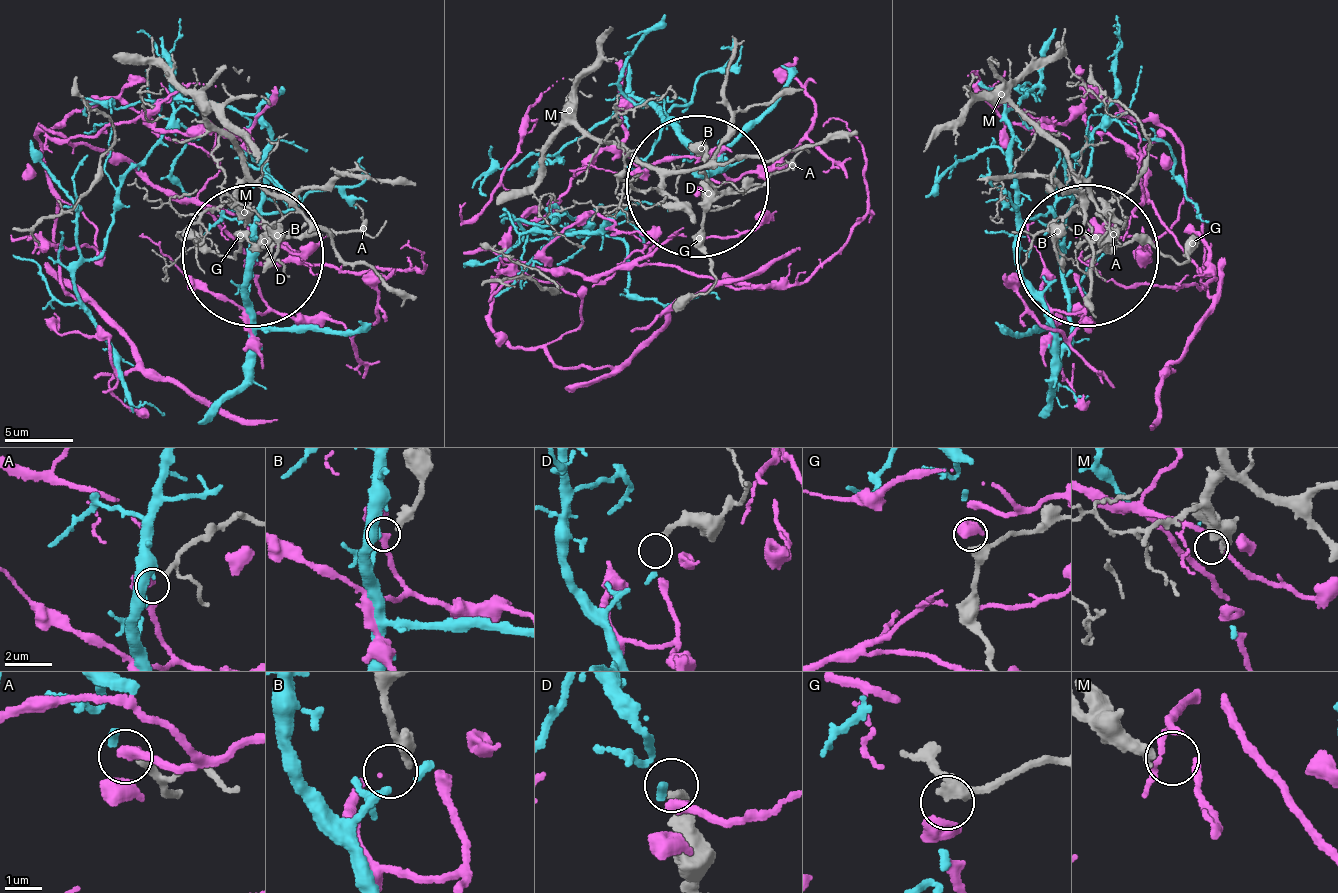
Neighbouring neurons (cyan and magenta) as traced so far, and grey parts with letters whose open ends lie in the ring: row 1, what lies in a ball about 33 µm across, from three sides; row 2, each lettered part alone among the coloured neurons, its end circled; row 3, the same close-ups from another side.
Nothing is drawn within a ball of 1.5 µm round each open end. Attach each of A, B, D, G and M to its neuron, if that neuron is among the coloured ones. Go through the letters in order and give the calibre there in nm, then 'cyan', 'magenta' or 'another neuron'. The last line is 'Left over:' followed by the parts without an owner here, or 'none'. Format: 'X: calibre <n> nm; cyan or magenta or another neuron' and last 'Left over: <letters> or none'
A: calibre 130 nm; cyan
B: calibre 360 nm; another neuron
D: calibre 220 nm; another neuron
G: calibre 360 nm; magenta
M: calibre 360 nm; another neuron
Left over: B, D, M

